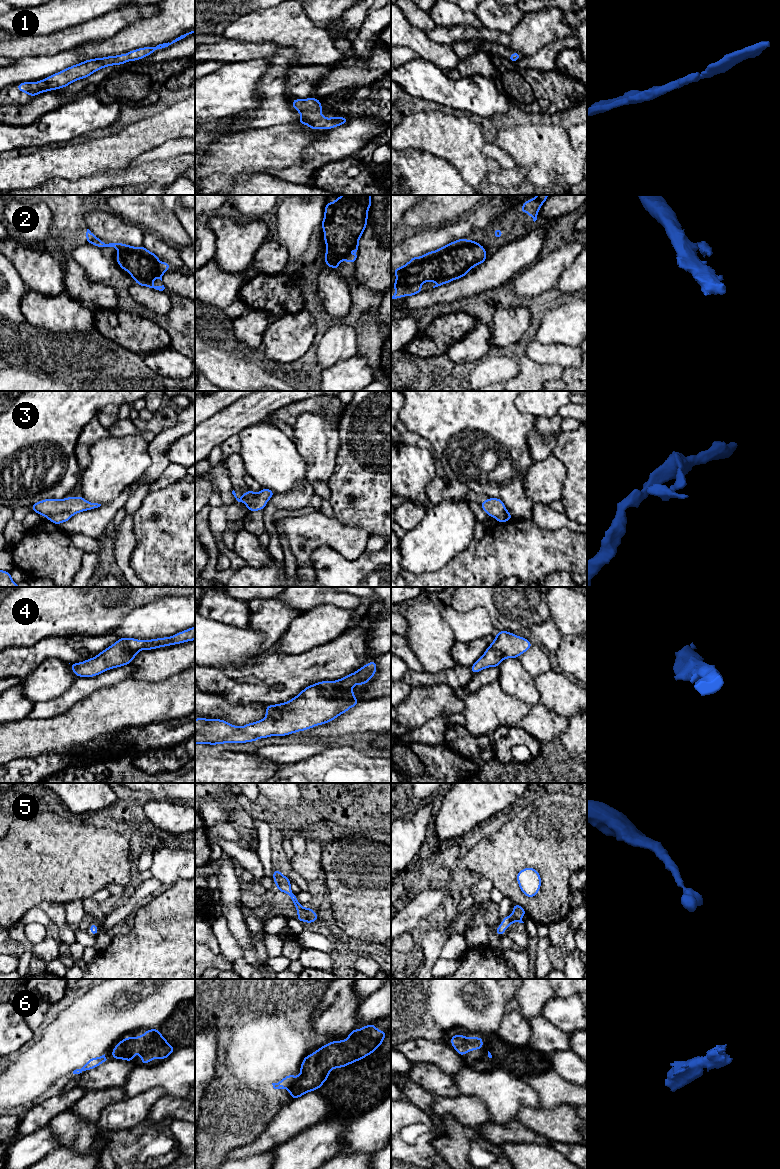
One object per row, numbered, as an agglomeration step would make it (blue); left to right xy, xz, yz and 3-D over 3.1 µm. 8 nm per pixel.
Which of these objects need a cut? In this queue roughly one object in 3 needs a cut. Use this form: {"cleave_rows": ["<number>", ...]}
{"cleave_rows": ["3"]}

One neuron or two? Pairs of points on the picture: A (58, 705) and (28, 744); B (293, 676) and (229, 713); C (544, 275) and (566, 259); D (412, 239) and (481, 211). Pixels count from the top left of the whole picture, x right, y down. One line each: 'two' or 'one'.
A: two
B: two
C: one
D: one

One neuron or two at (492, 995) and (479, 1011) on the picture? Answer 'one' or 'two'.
one

